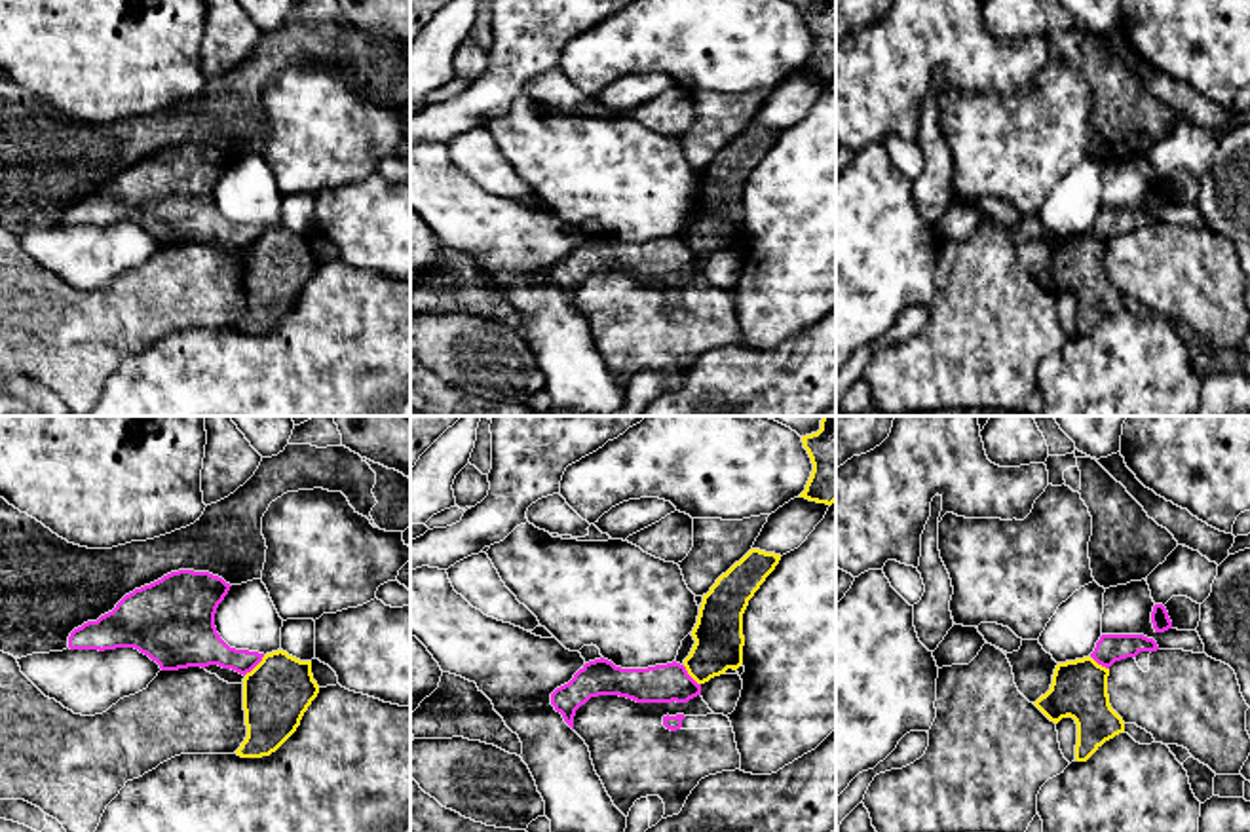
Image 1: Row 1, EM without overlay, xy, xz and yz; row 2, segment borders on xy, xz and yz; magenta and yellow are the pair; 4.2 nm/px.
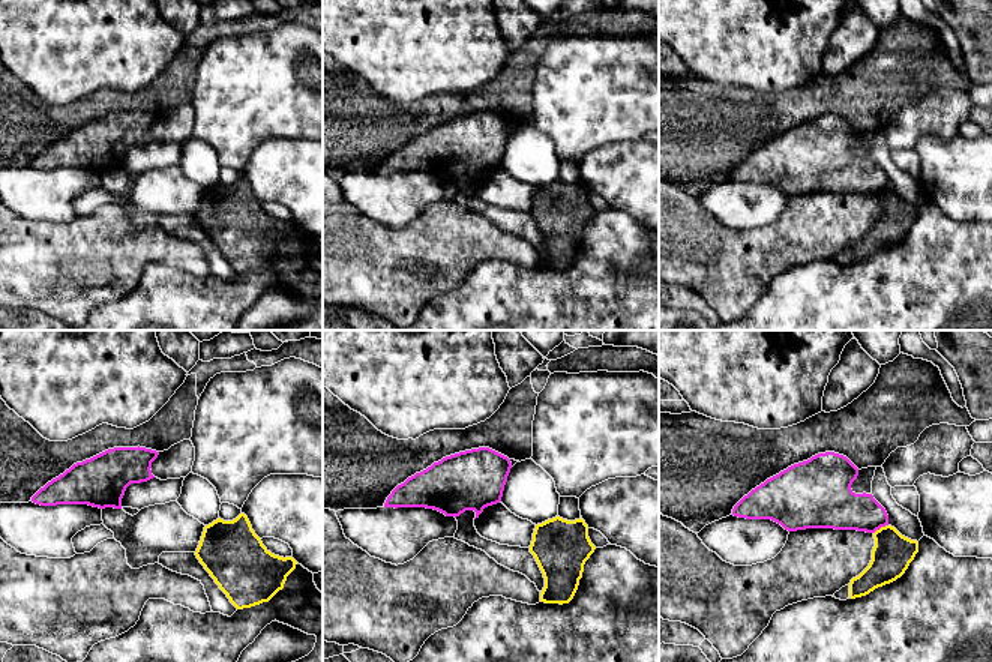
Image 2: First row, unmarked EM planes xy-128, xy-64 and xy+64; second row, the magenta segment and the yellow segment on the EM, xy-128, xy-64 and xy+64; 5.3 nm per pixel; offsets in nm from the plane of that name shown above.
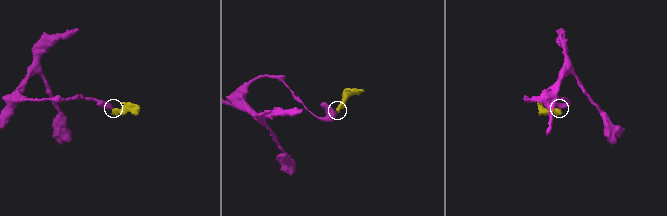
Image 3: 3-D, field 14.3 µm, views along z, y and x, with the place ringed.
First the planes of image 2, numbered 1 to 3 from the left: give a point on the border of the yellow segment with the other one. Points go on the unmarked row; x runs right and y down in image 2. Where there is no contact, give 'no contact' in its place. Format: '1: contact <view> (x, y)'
1: no contact
2: no contact
3: contact xy+64 (880, 191)

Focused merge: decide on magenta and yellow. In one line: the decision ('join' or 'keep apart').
keep apart

